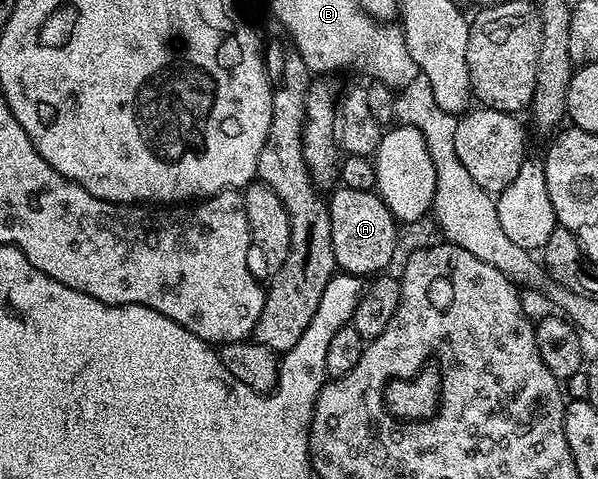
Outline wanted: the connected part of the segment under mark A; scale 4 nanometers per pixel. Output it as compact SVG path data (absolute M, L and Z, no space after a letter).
M343 187L333 188L332 191L327 203L337 270L361 279L387 270L384 268L396 257L398 220L395 215L376 191L354 191Z

